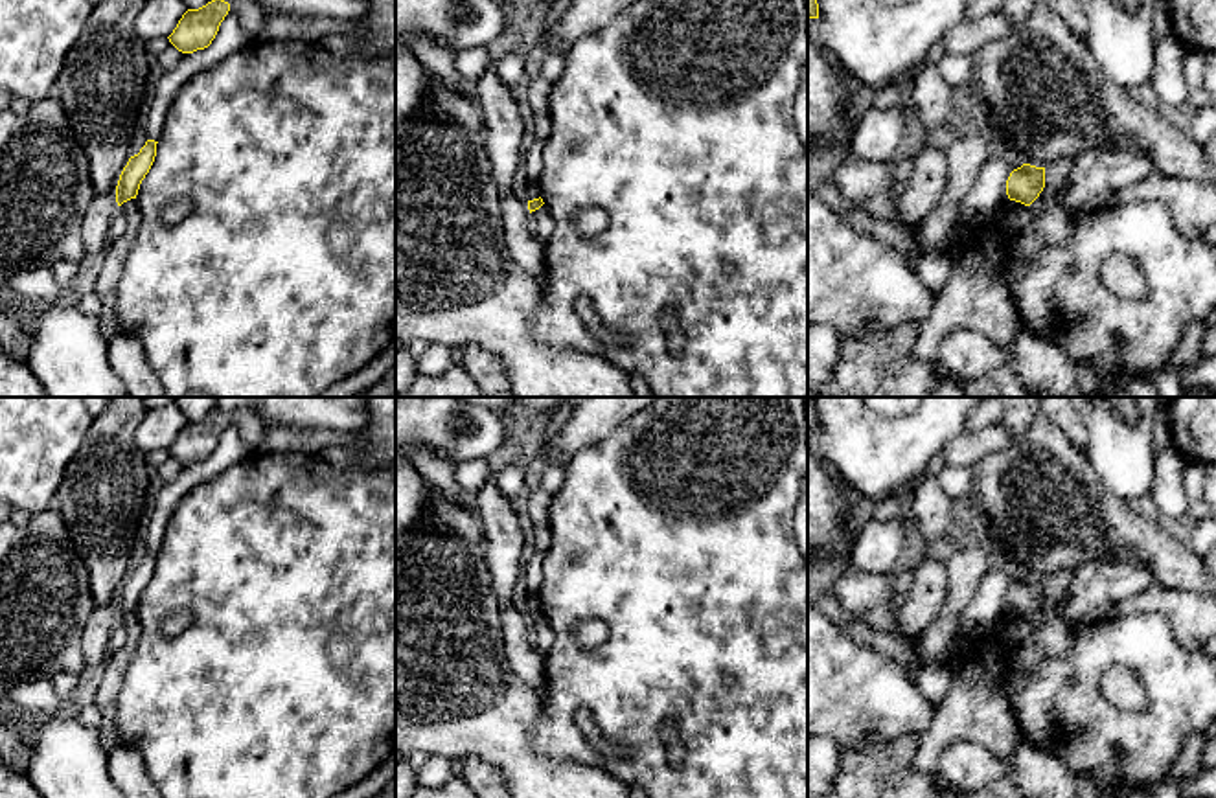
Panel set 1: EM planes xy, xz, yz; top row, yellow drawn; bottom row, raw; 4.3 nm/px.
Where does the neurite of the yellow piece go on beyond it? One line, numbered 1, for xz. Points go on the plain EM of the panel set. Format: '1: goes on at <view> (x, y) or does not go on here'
1: does not go on here

